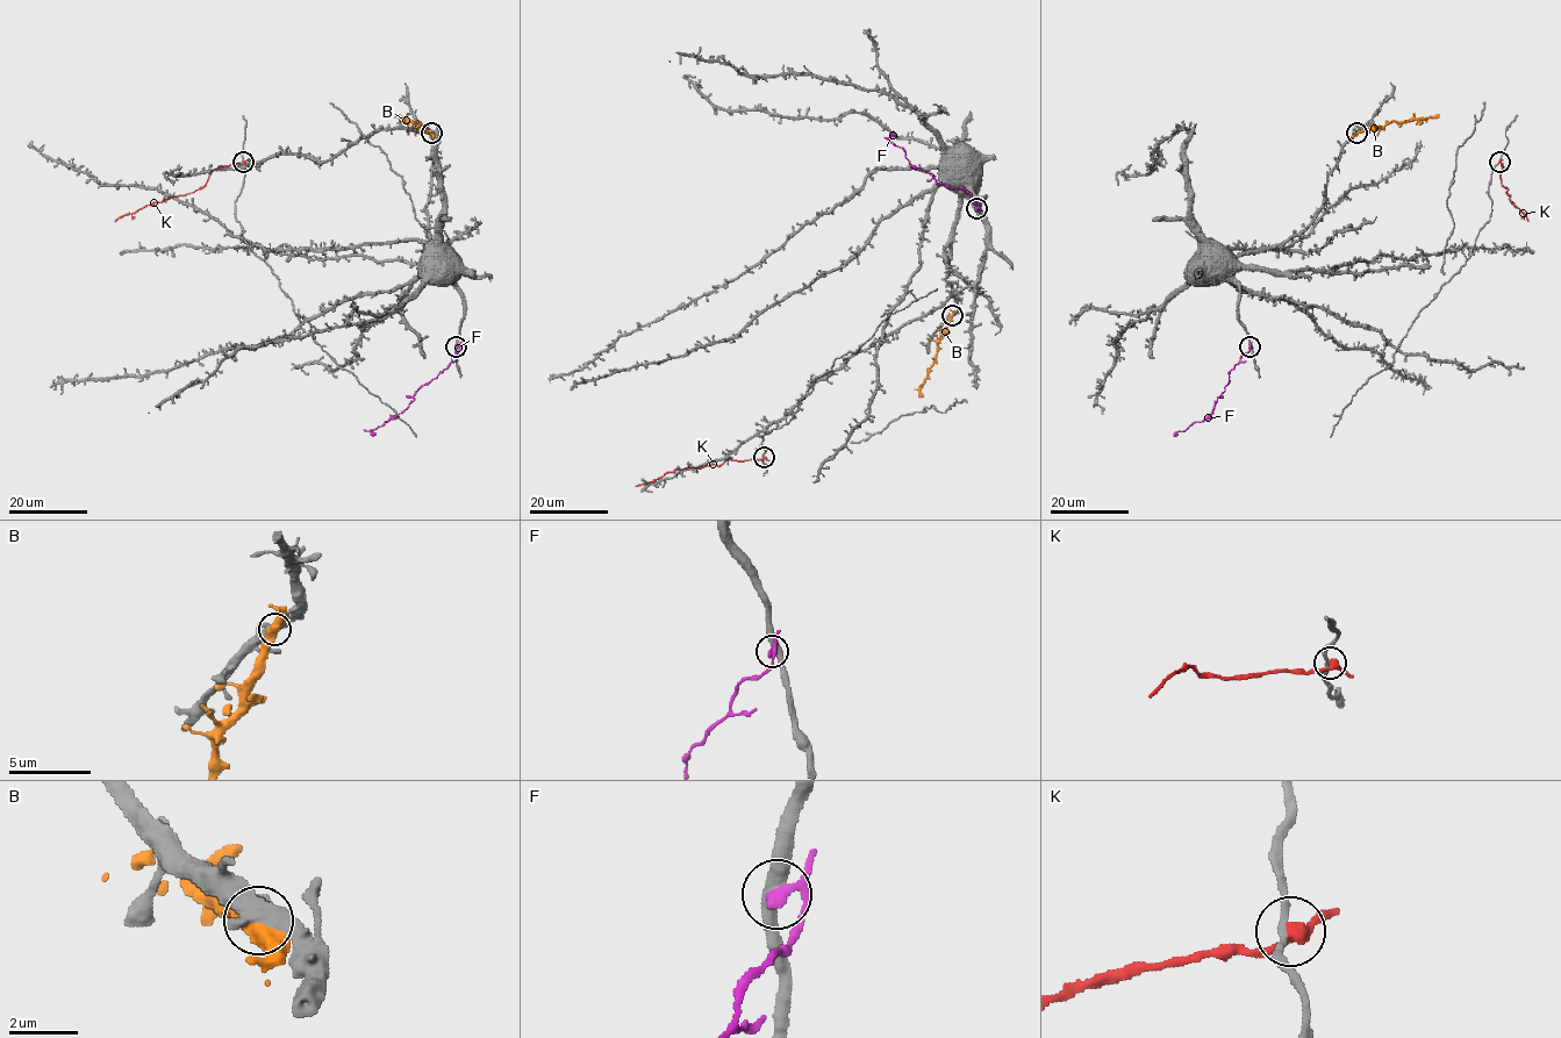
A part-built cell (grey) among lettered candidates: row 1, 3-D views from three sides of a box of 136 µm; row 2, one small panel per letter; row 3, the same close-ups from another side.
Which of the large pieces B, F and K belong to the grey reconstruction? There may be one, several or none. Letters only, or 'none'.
none

